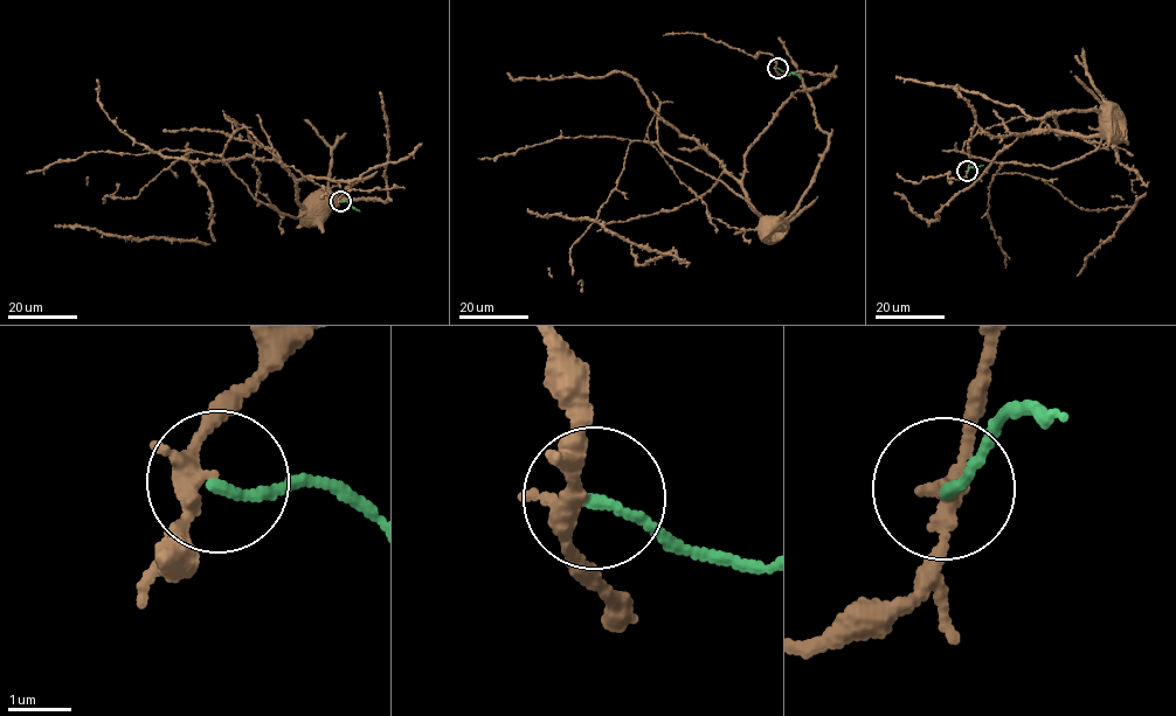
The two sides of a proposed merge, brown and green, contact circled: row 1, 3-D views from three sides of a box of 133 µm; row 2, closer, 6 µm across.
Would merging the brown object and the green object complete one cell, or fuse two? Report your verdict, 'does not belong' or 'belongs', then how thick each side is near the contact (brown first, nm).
does not belong; calibres 280 and 160 nm

